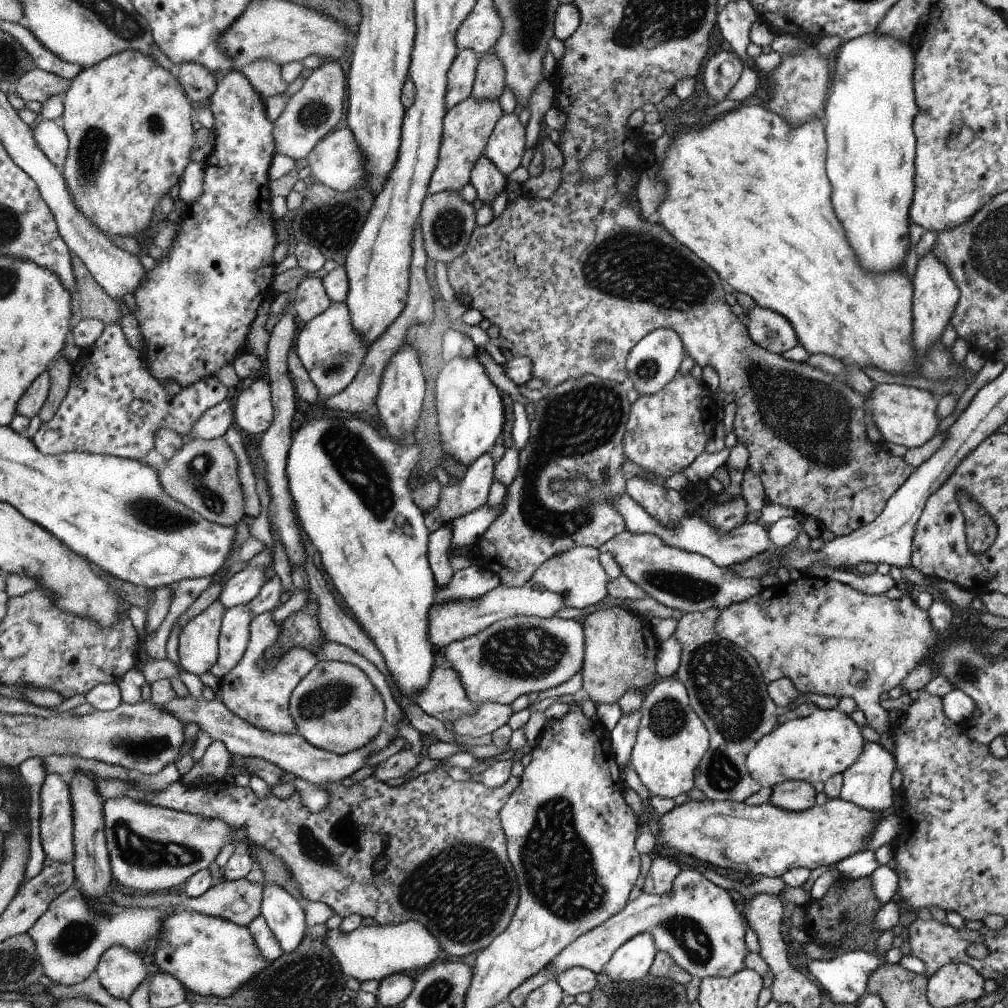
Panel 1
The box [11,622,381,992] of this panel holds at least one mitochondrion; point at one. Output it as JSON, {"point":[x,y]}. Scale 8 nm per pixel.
{"point":[136,850]}

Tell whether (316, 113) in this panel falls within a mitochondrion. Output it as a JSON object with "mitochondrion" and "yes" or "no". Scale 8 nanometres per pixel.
{"mitochondrion":"yes"}

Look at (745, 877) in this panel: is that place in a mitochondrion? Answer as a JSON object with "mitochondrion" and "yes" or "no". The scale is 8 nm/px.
{"mitochondrion":"no"}

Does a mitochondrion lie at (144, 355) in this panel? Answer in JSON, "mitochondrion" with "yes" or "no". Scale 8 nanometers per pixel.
{"mitochondrion":"no"}

